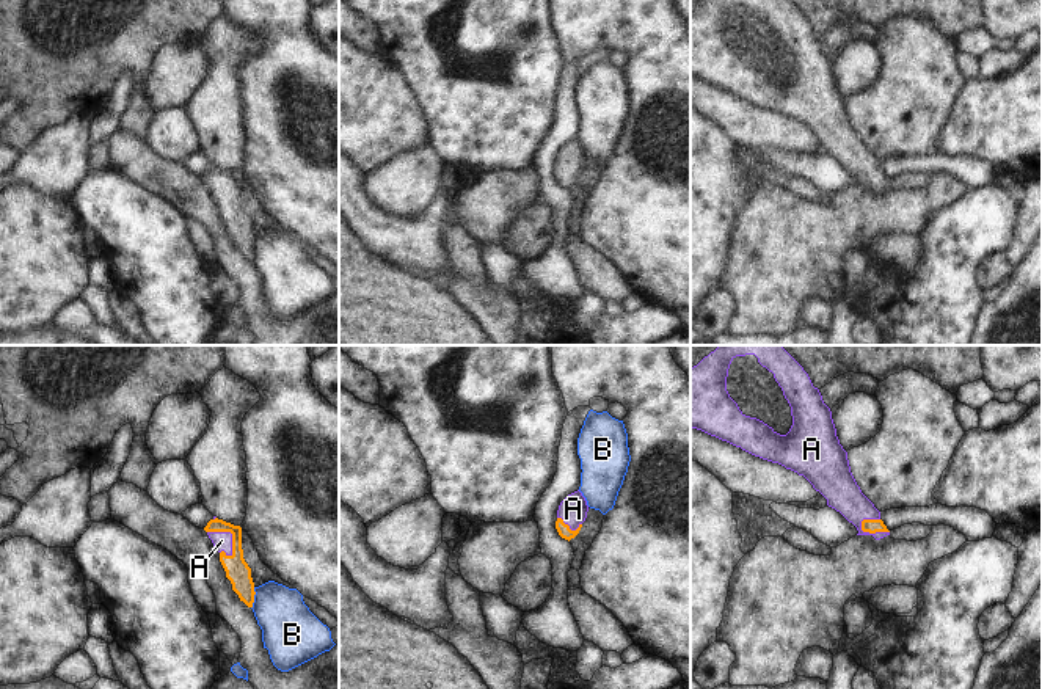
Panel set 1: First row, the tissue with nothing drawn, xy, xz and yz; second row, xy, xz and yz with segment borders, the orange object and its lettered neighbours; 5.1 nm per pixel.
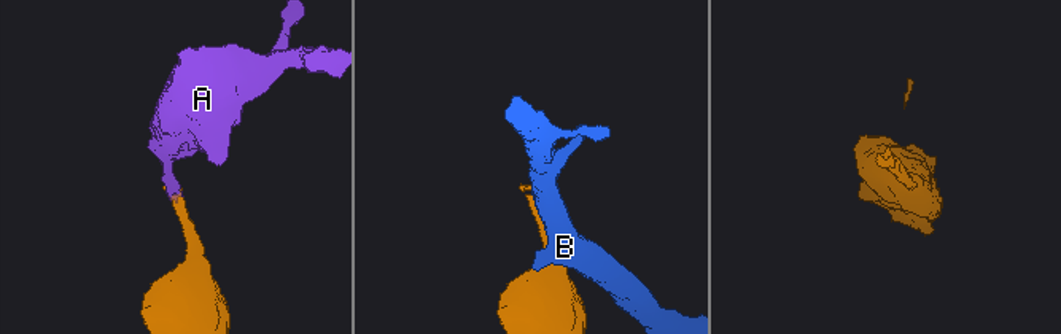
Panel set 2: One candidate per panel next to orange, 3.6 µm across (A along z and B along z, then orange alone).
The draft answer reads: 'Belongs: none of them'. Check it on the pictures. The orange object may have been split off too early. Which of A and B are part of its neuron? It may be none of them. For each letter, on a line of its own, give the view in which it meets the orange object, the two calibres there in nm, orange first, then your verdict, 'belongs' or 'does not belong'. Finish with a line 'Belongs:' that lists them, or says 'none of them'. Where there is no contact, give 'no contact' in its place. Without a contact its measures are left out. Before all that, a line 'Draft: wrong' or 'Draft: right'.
Draft: wrong
A: xy | 120/100 nm | belongs
B: xy | 120/280 nm | does not belong
Belongs: A

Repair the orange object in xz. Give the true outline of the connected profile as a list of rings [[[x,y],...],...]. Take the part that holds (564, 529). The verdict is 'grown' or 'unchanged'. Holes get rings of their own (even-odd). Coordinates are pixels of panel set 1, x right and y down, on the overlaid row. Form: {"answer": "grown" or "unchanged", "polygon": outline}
{"answer": "grown", "polygon": [[[577,490],[568,494],[559,505],[556,529],[565,540],[574,538],[587,518],[588,505],[582,493]]]}

